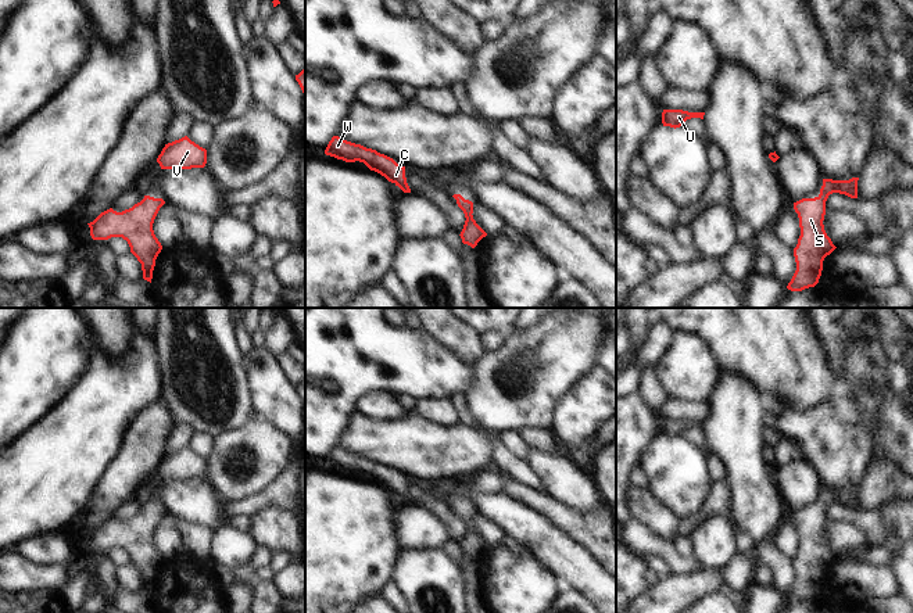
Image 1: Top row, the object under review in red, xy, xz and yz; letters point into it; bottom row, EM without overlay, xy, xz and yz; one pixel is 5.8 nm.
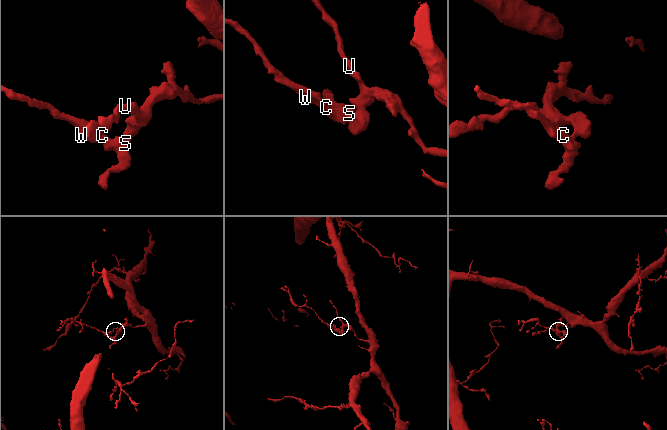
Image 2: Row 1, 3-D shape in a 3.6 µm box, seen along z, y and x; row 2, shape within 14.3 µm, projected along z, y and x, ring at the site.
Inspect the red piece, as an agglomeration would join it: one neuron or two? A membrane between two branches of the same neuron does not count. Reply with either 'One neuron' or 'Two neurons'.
One neuron

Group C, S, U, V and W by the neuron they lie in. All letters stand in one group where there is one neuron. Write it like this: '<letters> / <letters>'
C S U V W

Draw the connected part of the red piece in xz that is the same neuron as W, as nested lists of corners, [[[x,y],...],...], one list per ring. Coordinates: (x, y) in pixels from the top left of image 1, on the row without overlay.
[[[333,447],[325,465],[345,473],[364,473],[370,481],[380,484],[404,503],[411,503],[405,488],[405,477],[398,476],[393,469],[380,465],[376,460]]]

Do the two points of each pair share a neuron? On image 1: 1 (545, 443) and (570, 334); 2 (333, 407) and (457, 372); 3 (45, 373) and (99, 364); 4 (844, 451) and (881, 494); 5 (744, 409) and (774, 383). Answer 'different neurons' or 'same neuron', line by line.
1: different neurons
2: same neuron
3: different neurons
4: different neurons
5: different neurons

